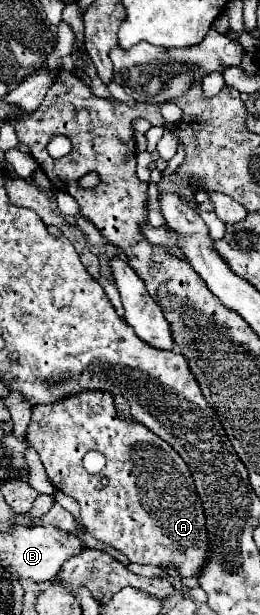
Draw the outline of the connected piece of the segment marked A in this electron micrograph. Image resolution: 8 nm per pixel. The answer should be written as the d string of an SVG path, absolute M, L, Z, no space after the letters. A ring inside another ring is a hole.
M86 391L86 393L80 393L80 395L74 395L74 397L68 397L66 401L60 401L58 405L38 405L32 409L32 421L28 425L28 441L32 443L32 447L38 451L40 455L40 461L46 469L46 475L50 477L50 481L54 483L56 489L60 489L62 493L74 497L78 503L80 503L80 511L82 511L82 523L86 525L88 533L92 533L96 539L116 547L118 551L122 551L132 563L140 563L140 565L158 565L158 567L172 567L176 569L182 577L198 577L200 571L204 569L206 565L206 557L210 555L210 541L208 541L208 533L206 533L206 517L204 517L204 509L202 509L202 501L196 493L196 487L194 487L194 481L192 481L192 475L186 467L186 463L180 459L180 455L166 443L162 441L158 435L150 433L144 425L138 425L136 421L132 421L130 425L126 425L126 421L122 421L118 417L118 413L114 413L114 395L110 393L98 393L98 391ZM90 449L96 449L100 451L102 455L106 455L106 477L108 477L108 485L102 487L100 483L100 477L102 475L90 475L86 473L86 469L82 467L82 457L90 451Z

